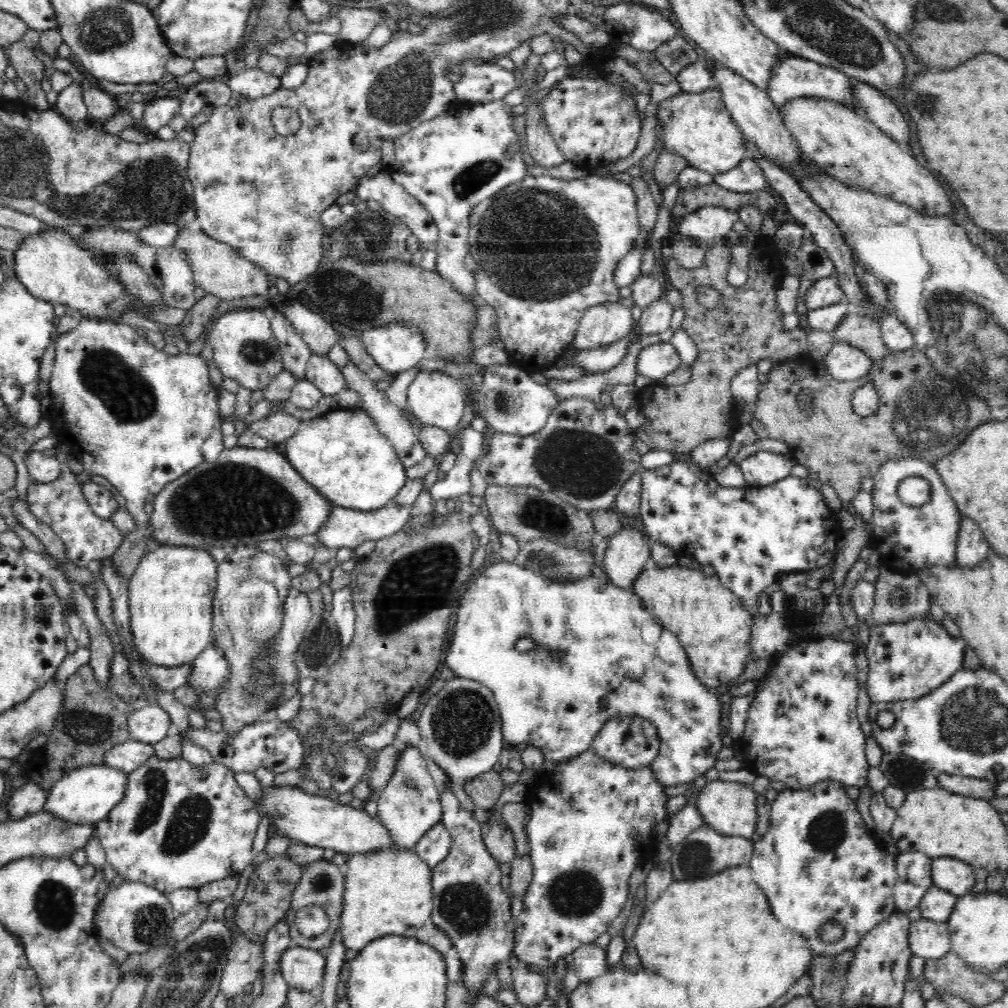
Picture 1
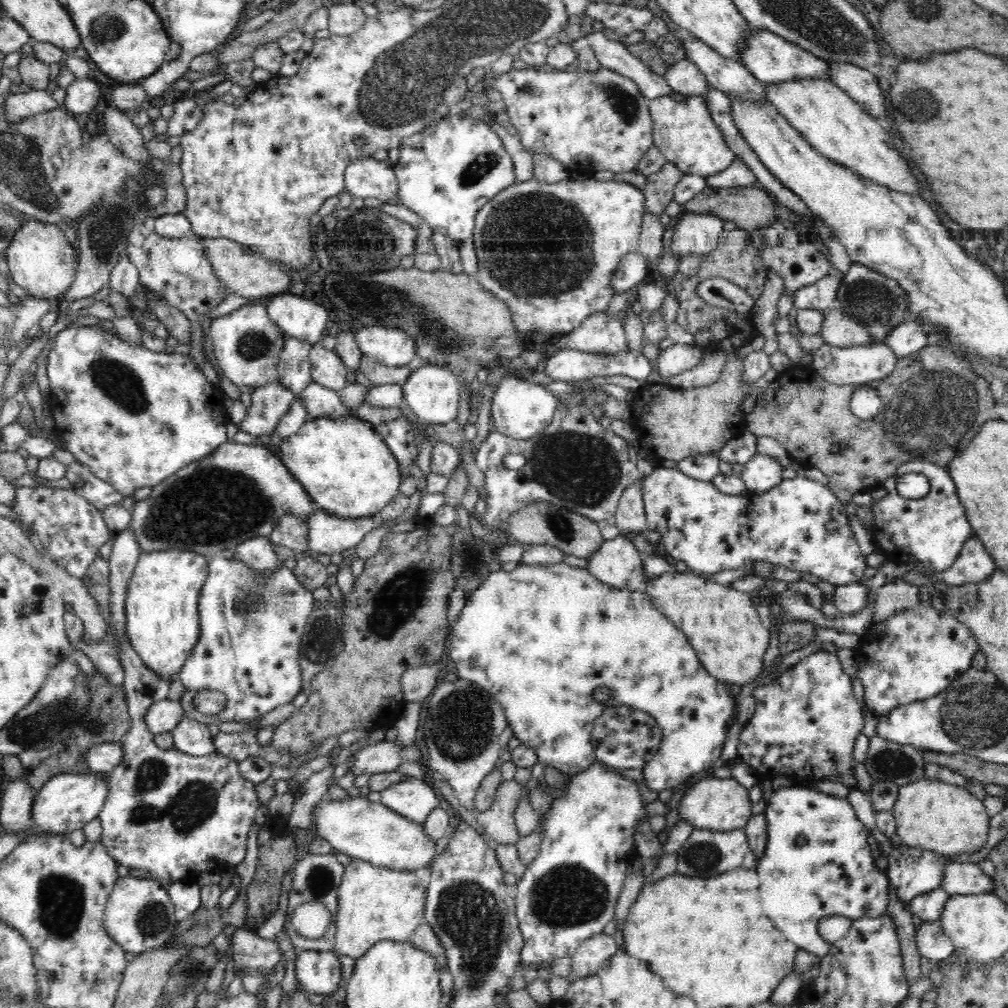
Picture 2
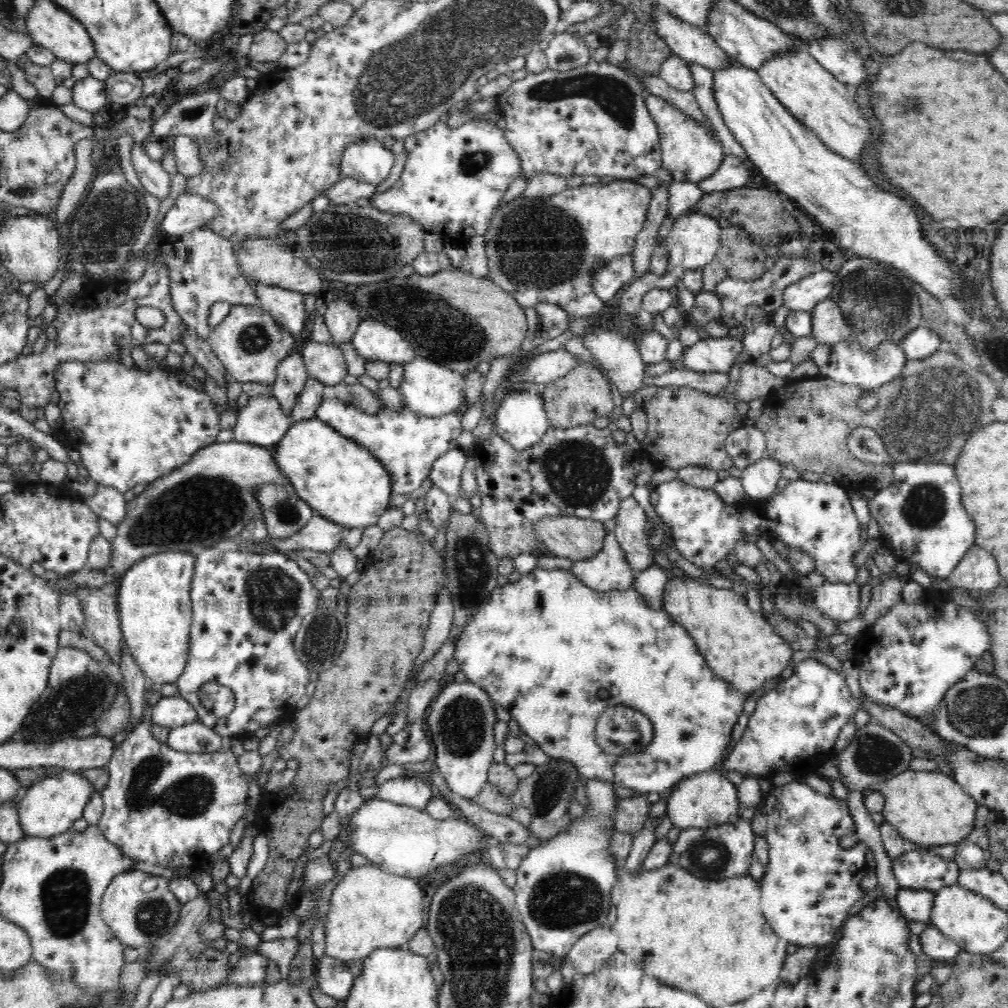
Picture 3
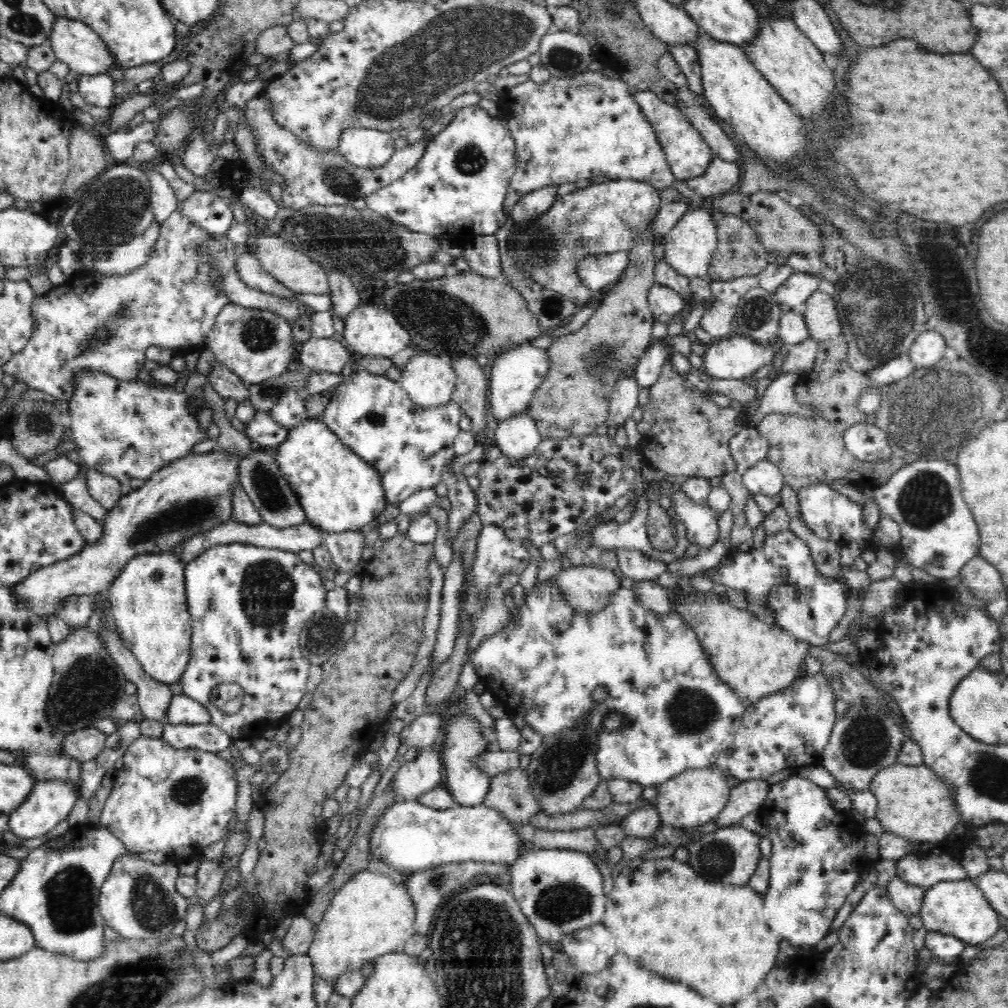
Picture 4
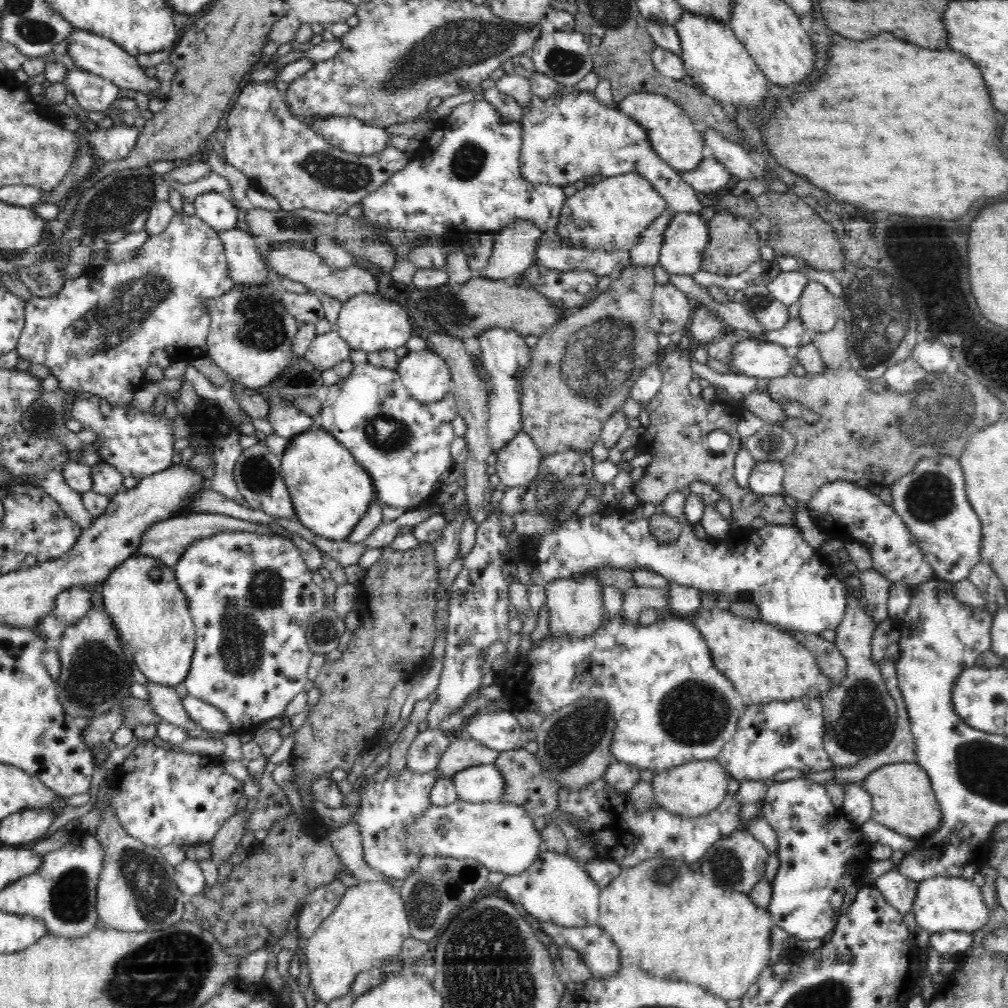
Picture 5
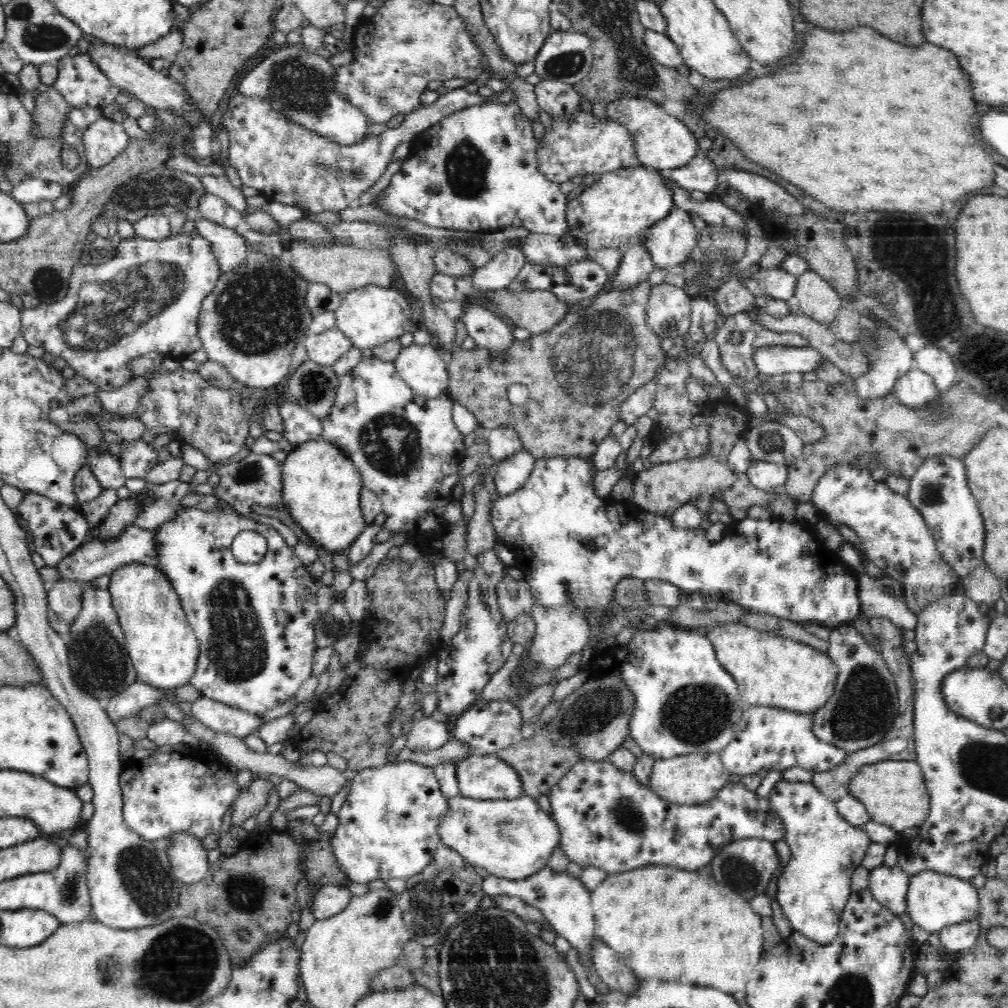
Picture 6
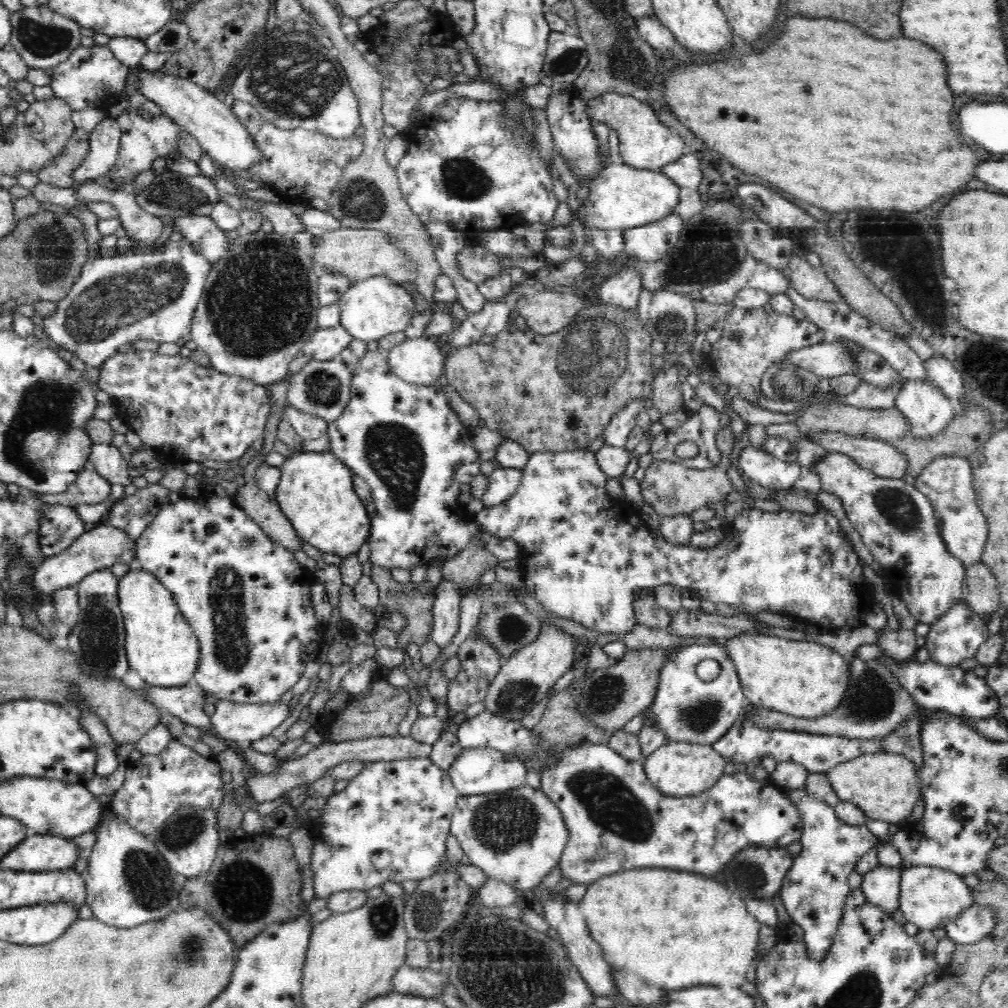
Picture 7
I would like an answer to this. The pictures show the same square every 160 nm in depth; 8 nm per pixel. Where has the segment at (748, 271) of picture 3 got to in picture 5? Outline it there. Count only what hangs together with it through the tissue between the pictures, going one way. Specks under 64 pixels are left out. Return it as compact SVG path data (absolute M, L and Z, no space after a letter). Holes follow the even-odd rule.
M721 213L707 222L709 245L703 256L701 268L714 274L740 274L752 262L762 260L759 234L744 218Z

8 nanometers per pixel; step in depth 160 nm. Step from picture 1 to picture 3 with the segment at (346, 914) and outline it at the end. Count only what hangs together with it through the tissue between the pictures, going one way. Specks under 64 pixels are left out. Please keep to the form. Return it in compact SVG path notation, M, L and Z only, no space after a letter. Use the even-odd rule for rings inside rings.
M367 863L352 867L332 891L325 923L325 954L344 961L365 959L377 948L406 947L417 930L426 927L427 896L419 879L384 872L379 866Z

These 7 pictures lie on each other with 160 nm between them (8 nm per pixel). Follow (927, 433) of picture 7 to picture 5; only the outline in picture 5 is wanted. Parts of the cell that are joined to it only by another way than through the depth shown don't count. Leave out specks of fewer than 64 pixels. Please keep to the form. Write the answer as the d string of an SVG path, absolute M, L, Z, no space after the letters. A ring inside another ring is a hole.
M912 356L905 358L902 362L889 366L883 374L888 388L899 393L907 393L918 389L918 383L927 375Z

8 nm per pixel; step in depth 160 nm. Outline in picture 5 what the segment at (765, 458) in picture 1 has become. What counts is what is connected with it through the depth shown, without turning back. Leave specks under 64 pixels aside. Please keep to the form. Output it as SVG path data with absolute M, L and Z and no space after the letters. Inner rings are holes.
M778 461L757 462L749 476L749 488L755 494L785 496L784 467ZM671 585L662 588L648 588L646 586L632 586L623 592L622 616L624 620L635 623L639 613L644 608L662 609L669 603Z

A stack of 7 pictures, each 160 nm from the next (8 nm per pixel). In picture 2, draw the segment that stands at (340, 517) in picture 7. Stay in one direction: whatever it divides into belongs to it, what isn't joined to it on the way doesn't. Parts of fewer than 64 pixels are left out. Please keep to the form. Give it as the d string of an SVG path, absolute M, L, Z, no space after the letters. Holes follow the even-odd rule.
M310 418L296 432L280 443L280 458L321 510L338 517L371 518L378 514L398 493L403 482L400 465L392 451L388 449L384 437L376 433L375 426L366 420L357 418Z

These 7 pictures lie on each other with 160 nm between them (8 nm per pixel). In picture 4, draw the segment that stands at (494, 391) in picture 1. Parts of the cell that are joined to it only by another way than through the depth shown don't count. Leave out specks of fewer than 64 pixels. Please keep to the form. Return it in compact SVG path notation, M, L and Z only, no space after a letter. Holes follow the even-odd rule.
M528 410L494 426L494 444L512 463L531 455L542 440L536 421L528 415Z

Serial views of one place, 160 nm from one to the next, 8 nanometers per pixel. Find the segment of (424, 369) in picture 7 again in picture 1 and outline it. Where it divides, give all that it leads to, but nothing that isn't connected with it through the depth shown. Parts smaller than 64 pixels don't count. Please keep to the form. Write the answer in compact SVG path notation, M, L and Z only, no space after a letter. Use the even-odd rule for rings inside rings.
M420 371L407 390L407 409L420 423L438 426L446 431L456 430L462 420L464 402L465 391L458 386L454 377L443 371Z

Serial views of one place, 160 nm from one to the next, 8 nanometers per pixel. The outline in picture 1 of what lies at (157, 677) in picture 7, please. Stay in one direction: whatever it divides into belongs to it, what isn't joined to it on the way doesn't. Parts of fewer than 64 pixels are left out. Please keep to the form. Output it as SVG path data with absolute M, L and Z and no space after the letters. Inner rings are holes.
M160 545L145 554L129 578L131 632L144 662L174 668L193 662L212 641L218 565L207 550Z

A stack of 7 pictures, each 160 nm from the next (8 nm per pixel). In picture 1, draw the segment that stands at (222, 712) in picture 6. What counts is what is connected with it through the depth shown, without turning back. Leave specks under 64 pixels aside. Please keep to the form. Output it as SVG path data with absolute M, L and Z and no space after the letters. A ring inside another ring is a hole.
M154 702L136 708L127 720L129 738L152 745L160 742L171 729L169 714Z

